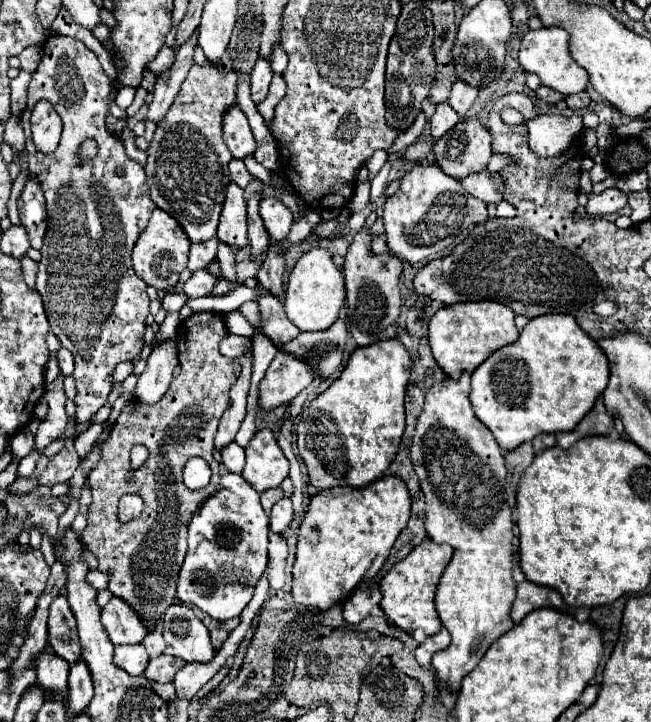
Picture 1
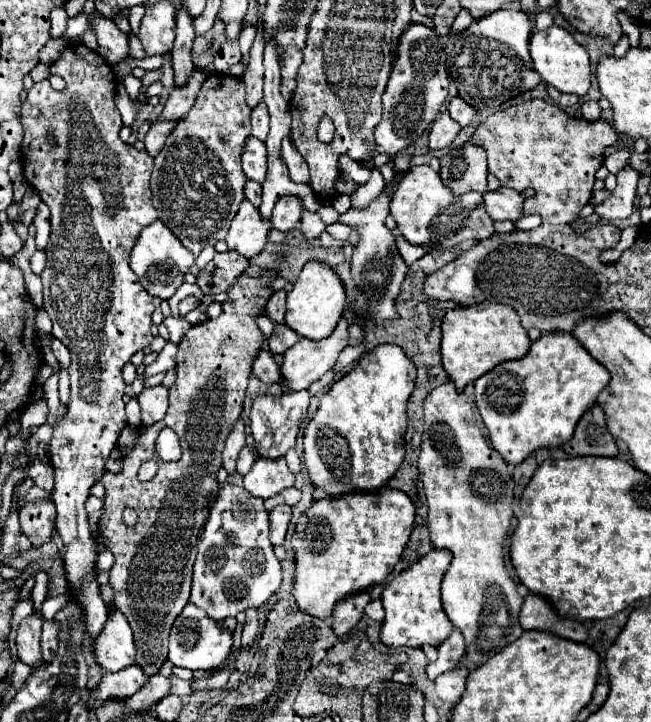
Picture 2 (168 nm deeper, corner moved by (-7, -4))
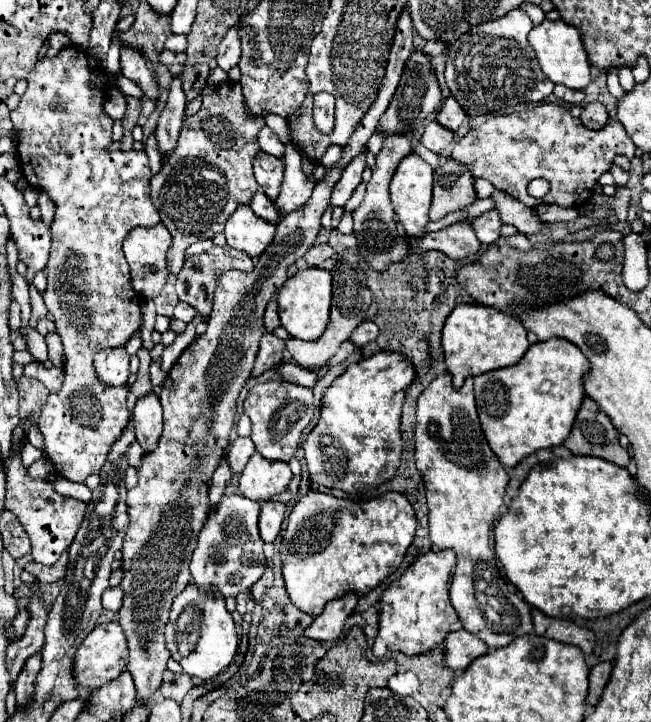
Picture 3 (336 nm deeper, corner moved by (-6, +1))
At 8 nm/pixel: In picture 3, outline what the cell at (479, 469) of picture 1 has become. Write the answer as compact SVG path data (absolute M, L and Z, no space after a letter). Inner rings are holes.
M444 374L432 380L432 384L420 394L416 406L416 428L414 428L414 460L426 488L426 504L430 518L430 540L436 548L452 548L458 556L454 570L450 600L464 628L474 636L482 638L488 648L508 646L514 638L532 632L532 608L520 594L510 594L510 586L500 580L494 550L490 548L490 530L504 512L504 490L508 486L508 474L490 450L484 432L478 422L472 378L464 382L460 390L454 390L452 376Z

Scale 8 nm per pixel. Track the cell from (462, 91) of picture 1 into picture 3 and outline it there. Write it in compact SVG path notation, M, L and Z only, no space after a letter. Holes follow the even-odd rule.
M450 96L450 98L444 100L442 110L440 110L438 116L436 116L436 122L442 124L444 128L456 132L456 130L460 128L460 124L464 122L464 118L466 118L466 112L464 112L462 106L460 106L460 104Z

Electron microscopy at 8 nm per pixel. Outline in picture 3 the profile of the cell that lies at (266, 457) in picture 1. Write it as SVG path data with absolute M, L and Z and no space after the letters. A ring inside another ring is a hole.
M254 452L240 474L240 492L250 500L270 500L274 494L284 492L290 480L292 472L288 464L264 460Z

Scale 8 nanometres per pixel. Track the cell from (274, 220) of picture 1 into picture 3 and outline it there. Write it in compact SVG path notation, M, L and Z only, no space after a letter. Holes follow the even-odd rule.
M292 144L286 146L286 154L284 154L282 160L286 164L284 184L282 184L280 196L278 196L278 200L274 204L280 210L280 214L286 216L286 214L294 212L296 208L300 208L310 198L316 180L314 180L314 176L304 178L302 166L300 166L302 154Z

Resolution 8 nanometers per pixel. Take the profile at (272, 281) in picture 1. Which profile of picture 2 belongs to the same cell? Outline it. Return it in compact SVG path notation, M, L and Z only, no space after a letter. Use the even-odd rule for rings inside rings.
M285 289L273 293L273 297L267 301L267 317L269 319L283 323L283 317L285 317L285 299L287 299L287 291Z

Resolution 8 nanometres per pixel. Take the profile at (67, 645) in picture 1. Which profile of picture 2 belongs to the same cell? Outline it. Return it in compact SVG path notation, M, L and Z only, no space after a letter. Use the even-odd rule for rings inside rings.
M49 619L43 621L43 635L41 635L41 651L45 661L53 661L53 653L57 653L57 621Z

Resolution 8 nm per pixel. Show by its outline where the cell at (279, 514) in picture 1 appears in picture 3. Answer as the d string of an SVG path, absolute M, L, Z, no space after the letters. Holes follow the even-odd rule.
M262 502L258 516L258 530L264 542L274 542L284 520L286 506L282 502Z

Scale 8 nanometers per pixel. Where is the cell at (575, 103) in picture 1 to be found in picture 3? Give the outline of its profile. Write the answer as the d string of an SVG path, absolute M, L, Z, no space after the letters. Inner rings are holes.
M590 102L590 104L584 104L582 106L582 114L580 114L580 120L586 128L590 130L600 130L606 126L608 122L608 112L606 108L600 104L600 102Z

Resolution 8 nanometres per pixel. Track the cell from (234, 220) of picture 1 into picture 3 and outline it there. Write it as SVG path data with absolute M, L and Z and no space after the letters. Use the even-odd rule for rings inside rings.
M240 206L224 228L228 246L244 250L252 258L260 256L272 242L276 226L258 218L248 206Z

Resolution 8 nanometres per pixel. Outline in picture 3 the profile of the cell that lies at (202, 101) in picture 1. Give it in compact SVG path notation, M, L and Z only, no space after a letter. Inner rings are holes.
M238 82L220 84L202 100L202 110L184 120L178 146L168 154L168 162L152 176L152 202L160 212L162 224L172 234L168 248L168 270L180 268L184 250L214 234L224 232L228 218L242 204L250 206L258 190L252 160L258 146L258 132L266 126L264 118L252 118L244 108L244 94Z

